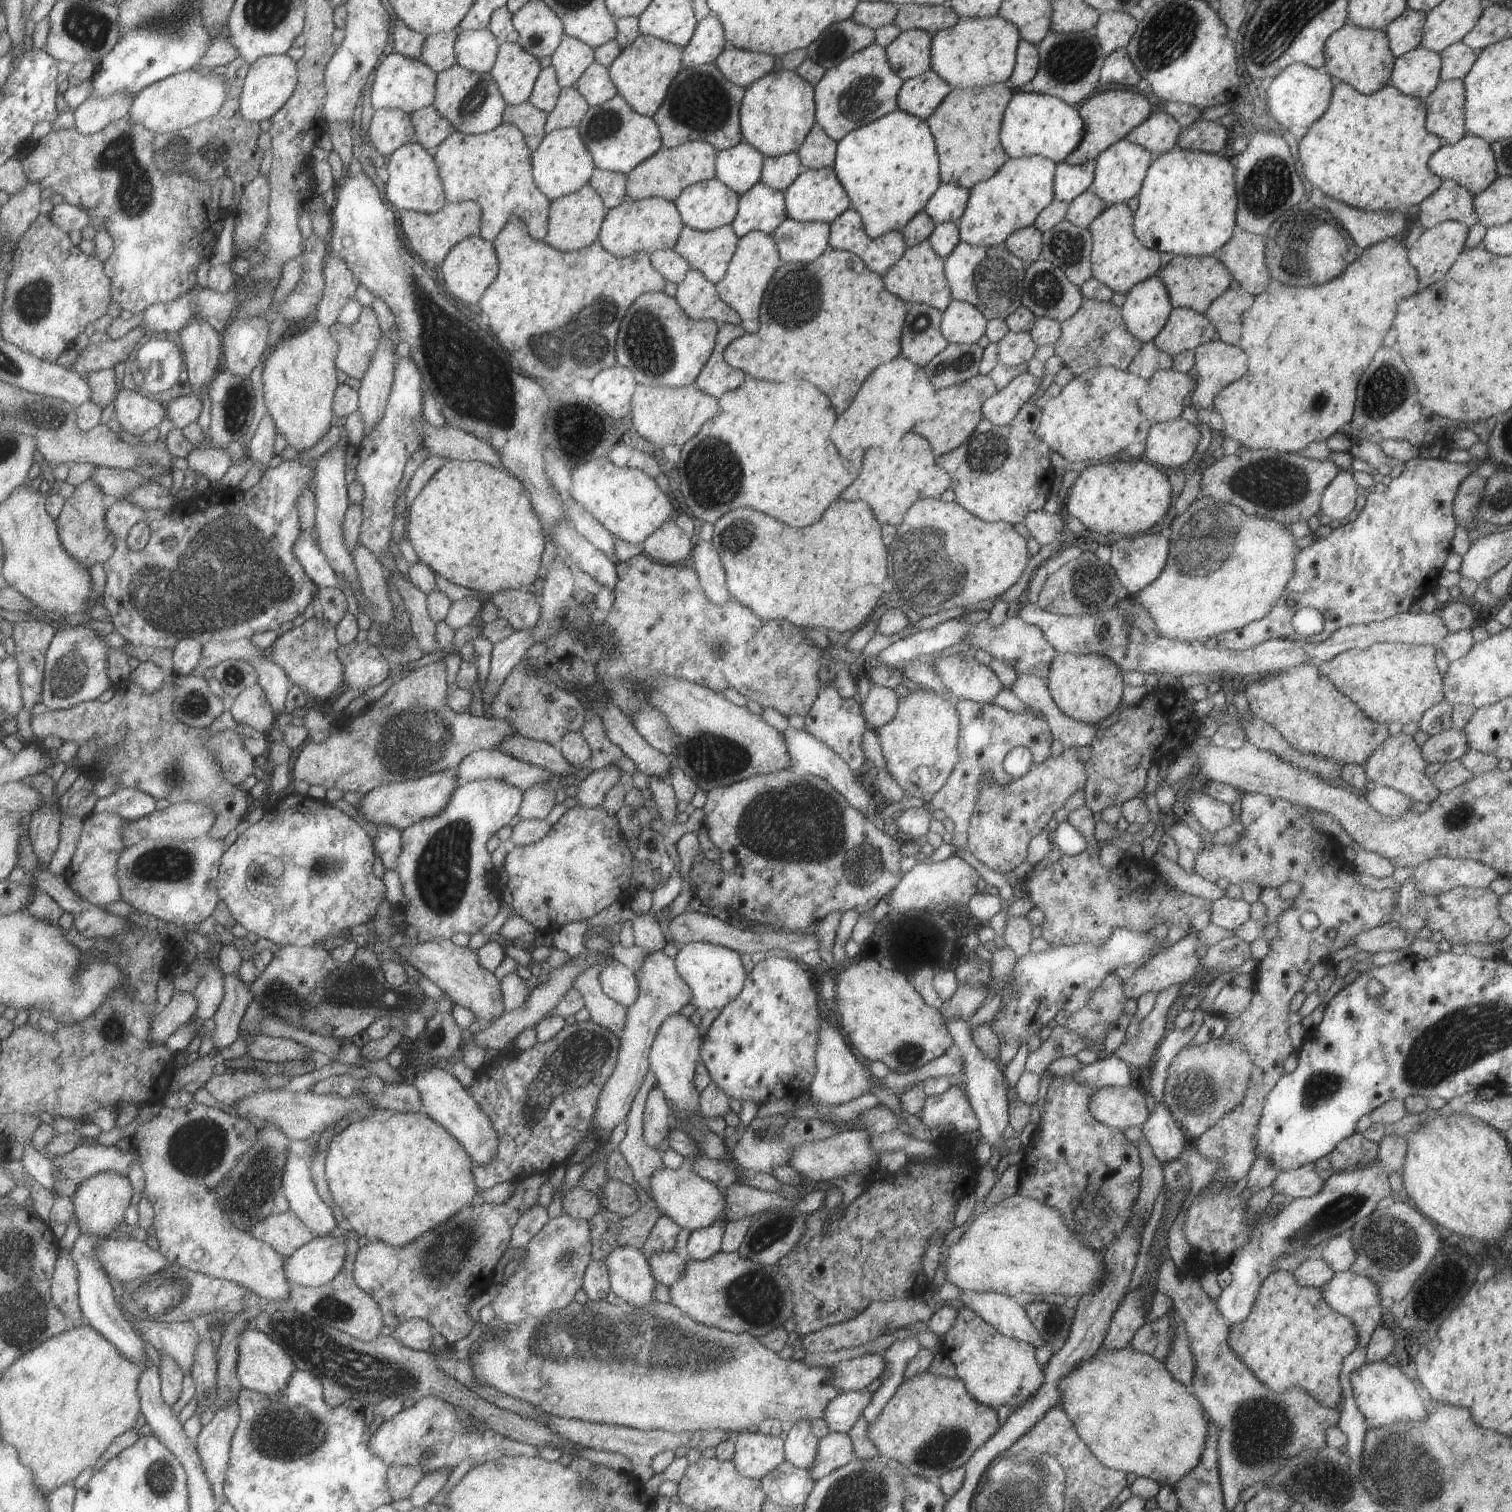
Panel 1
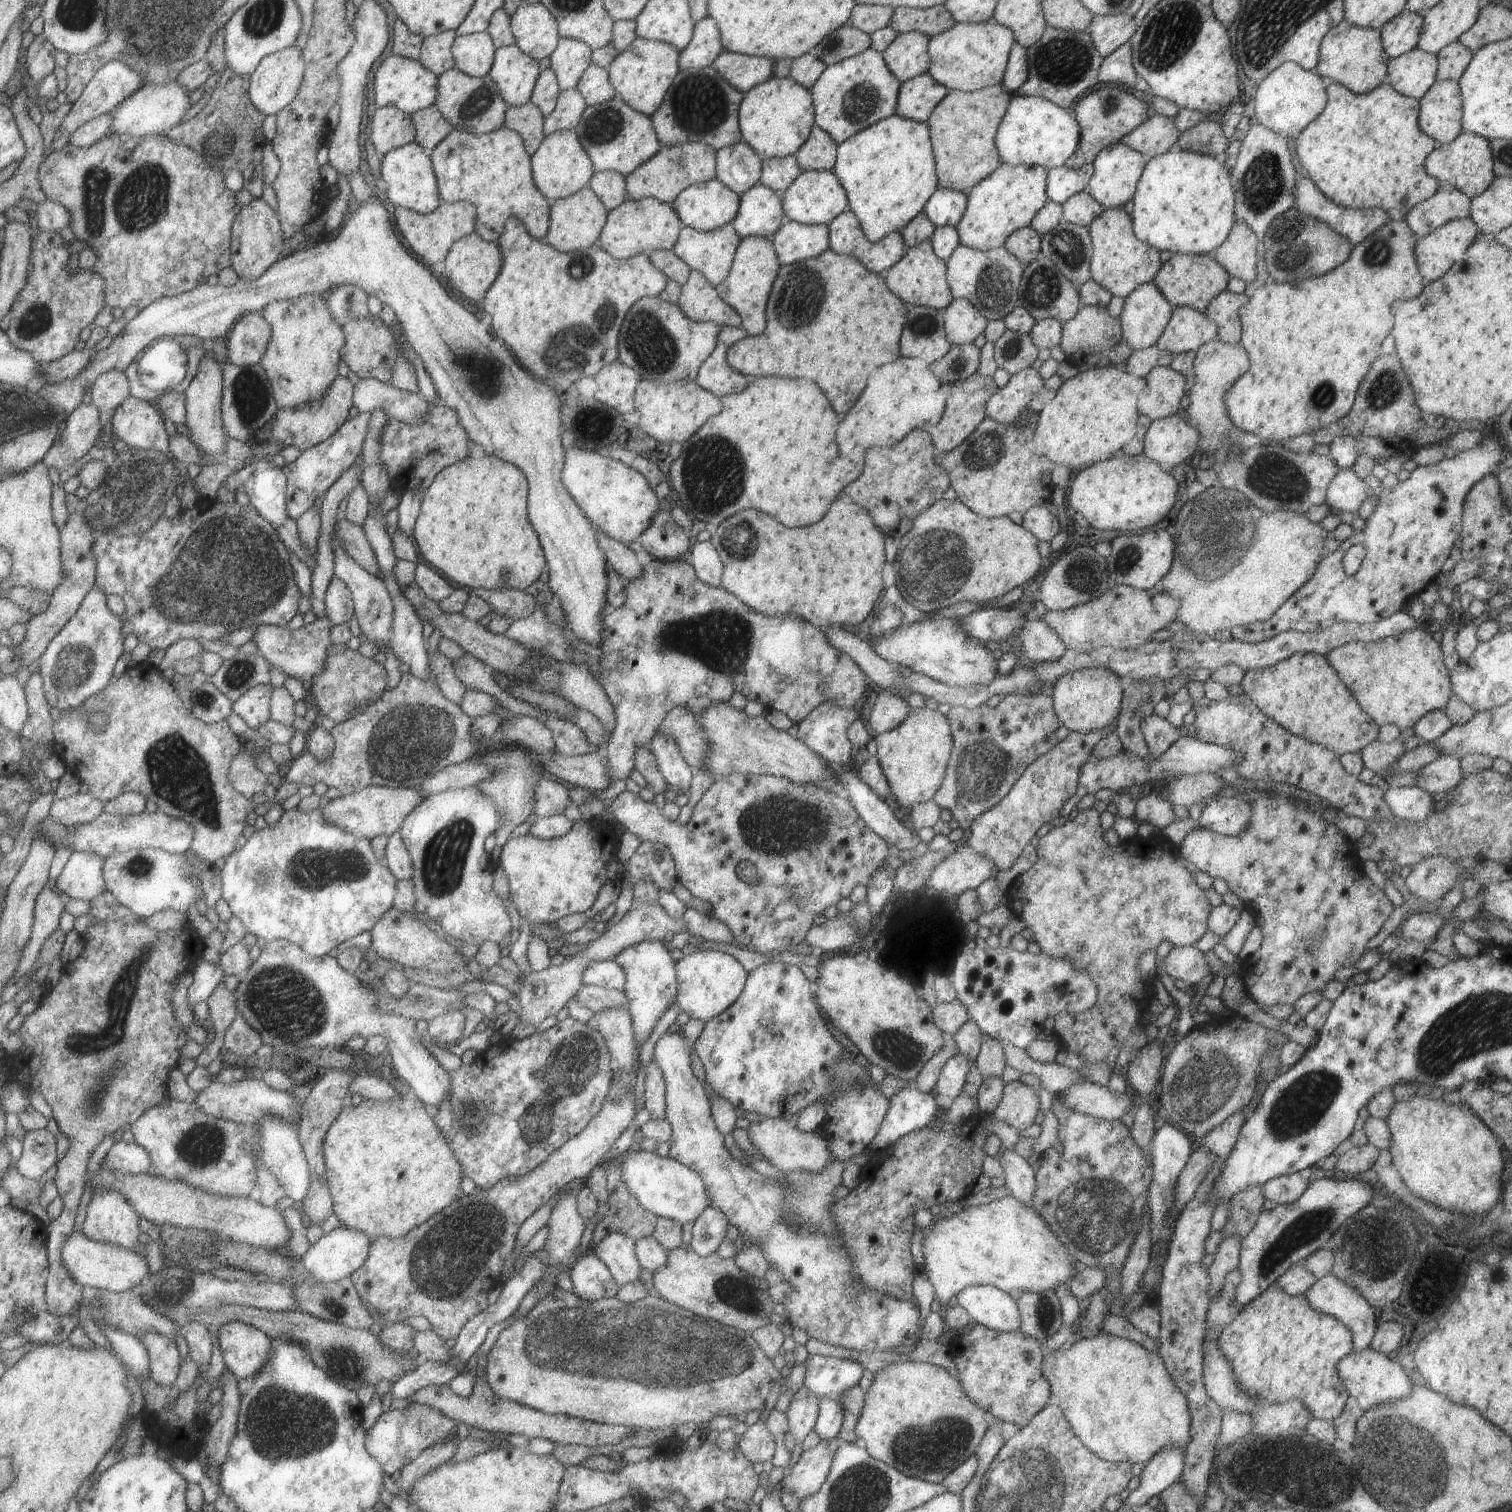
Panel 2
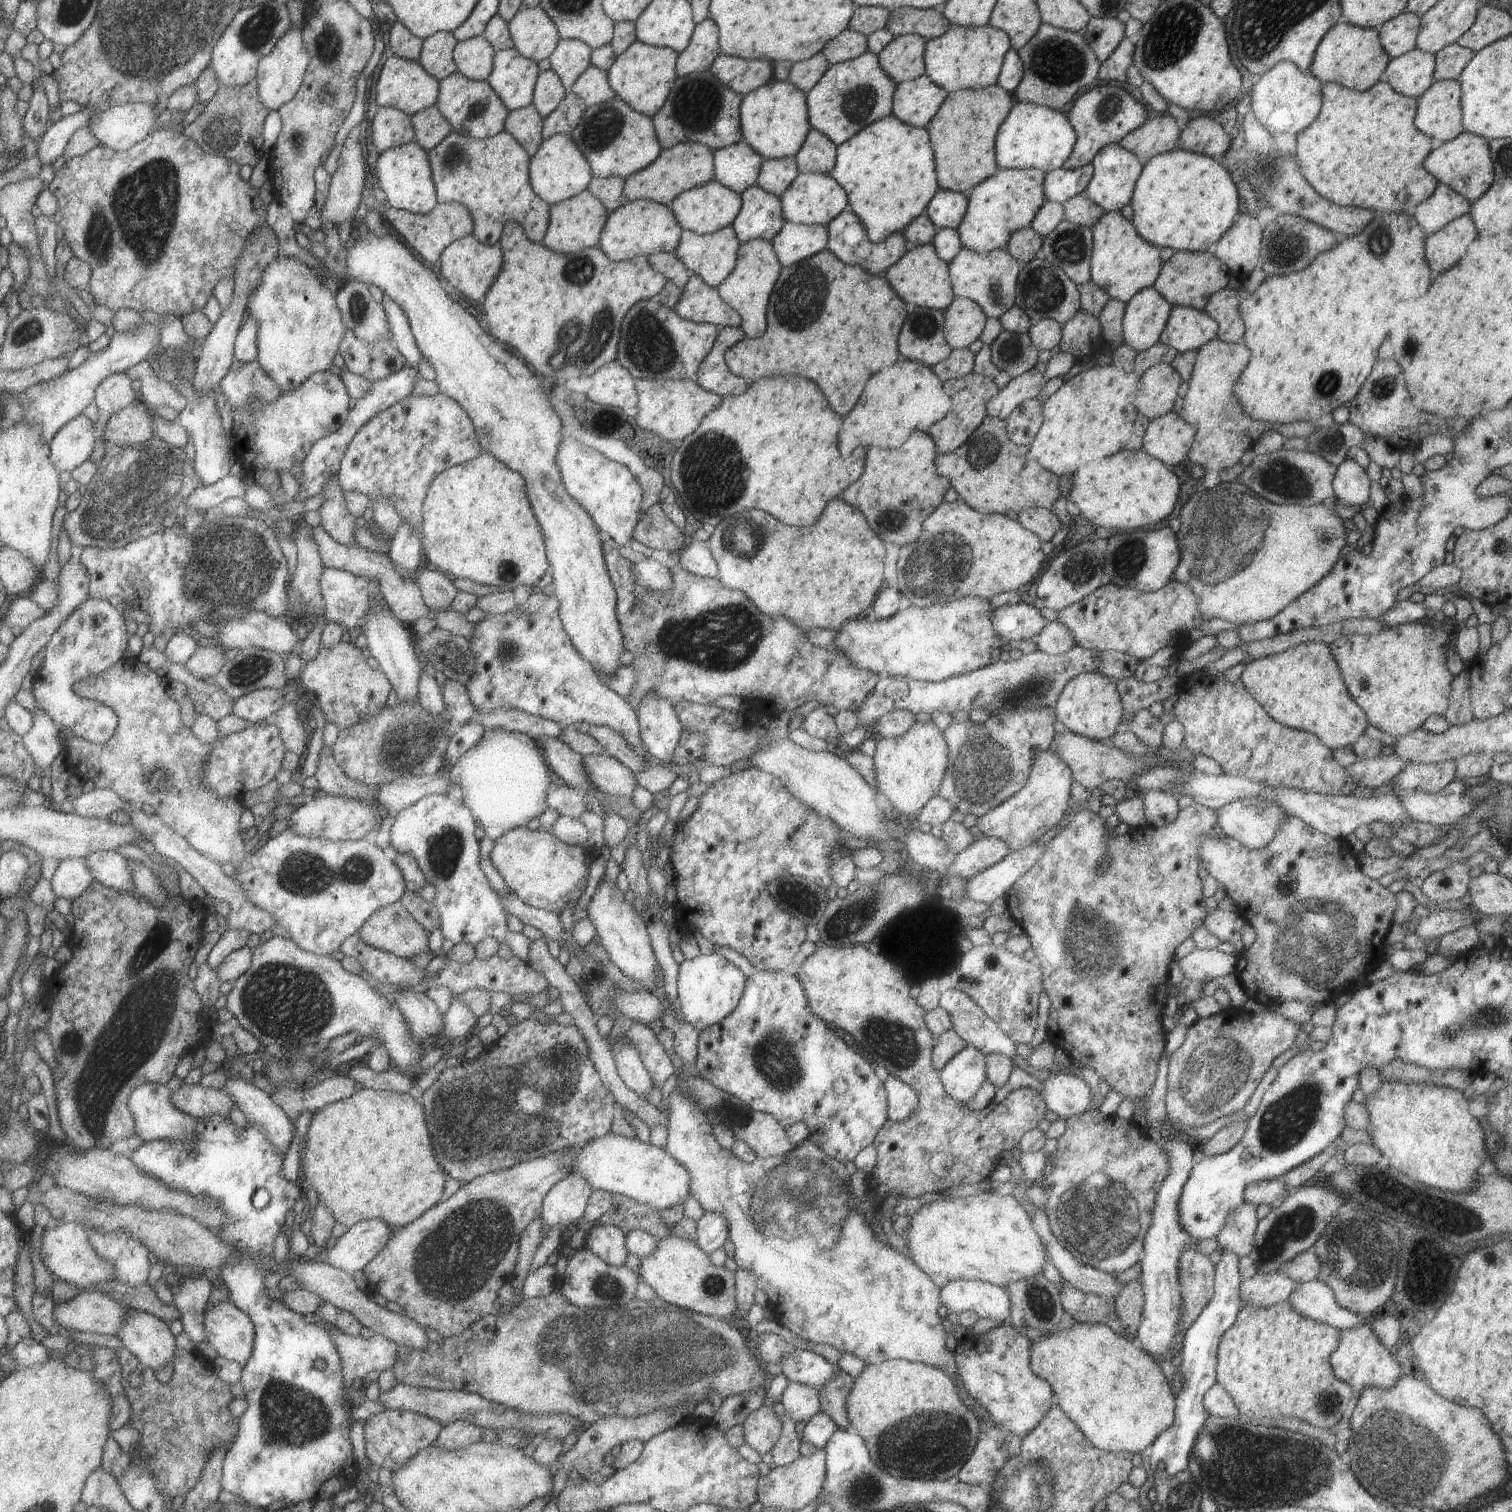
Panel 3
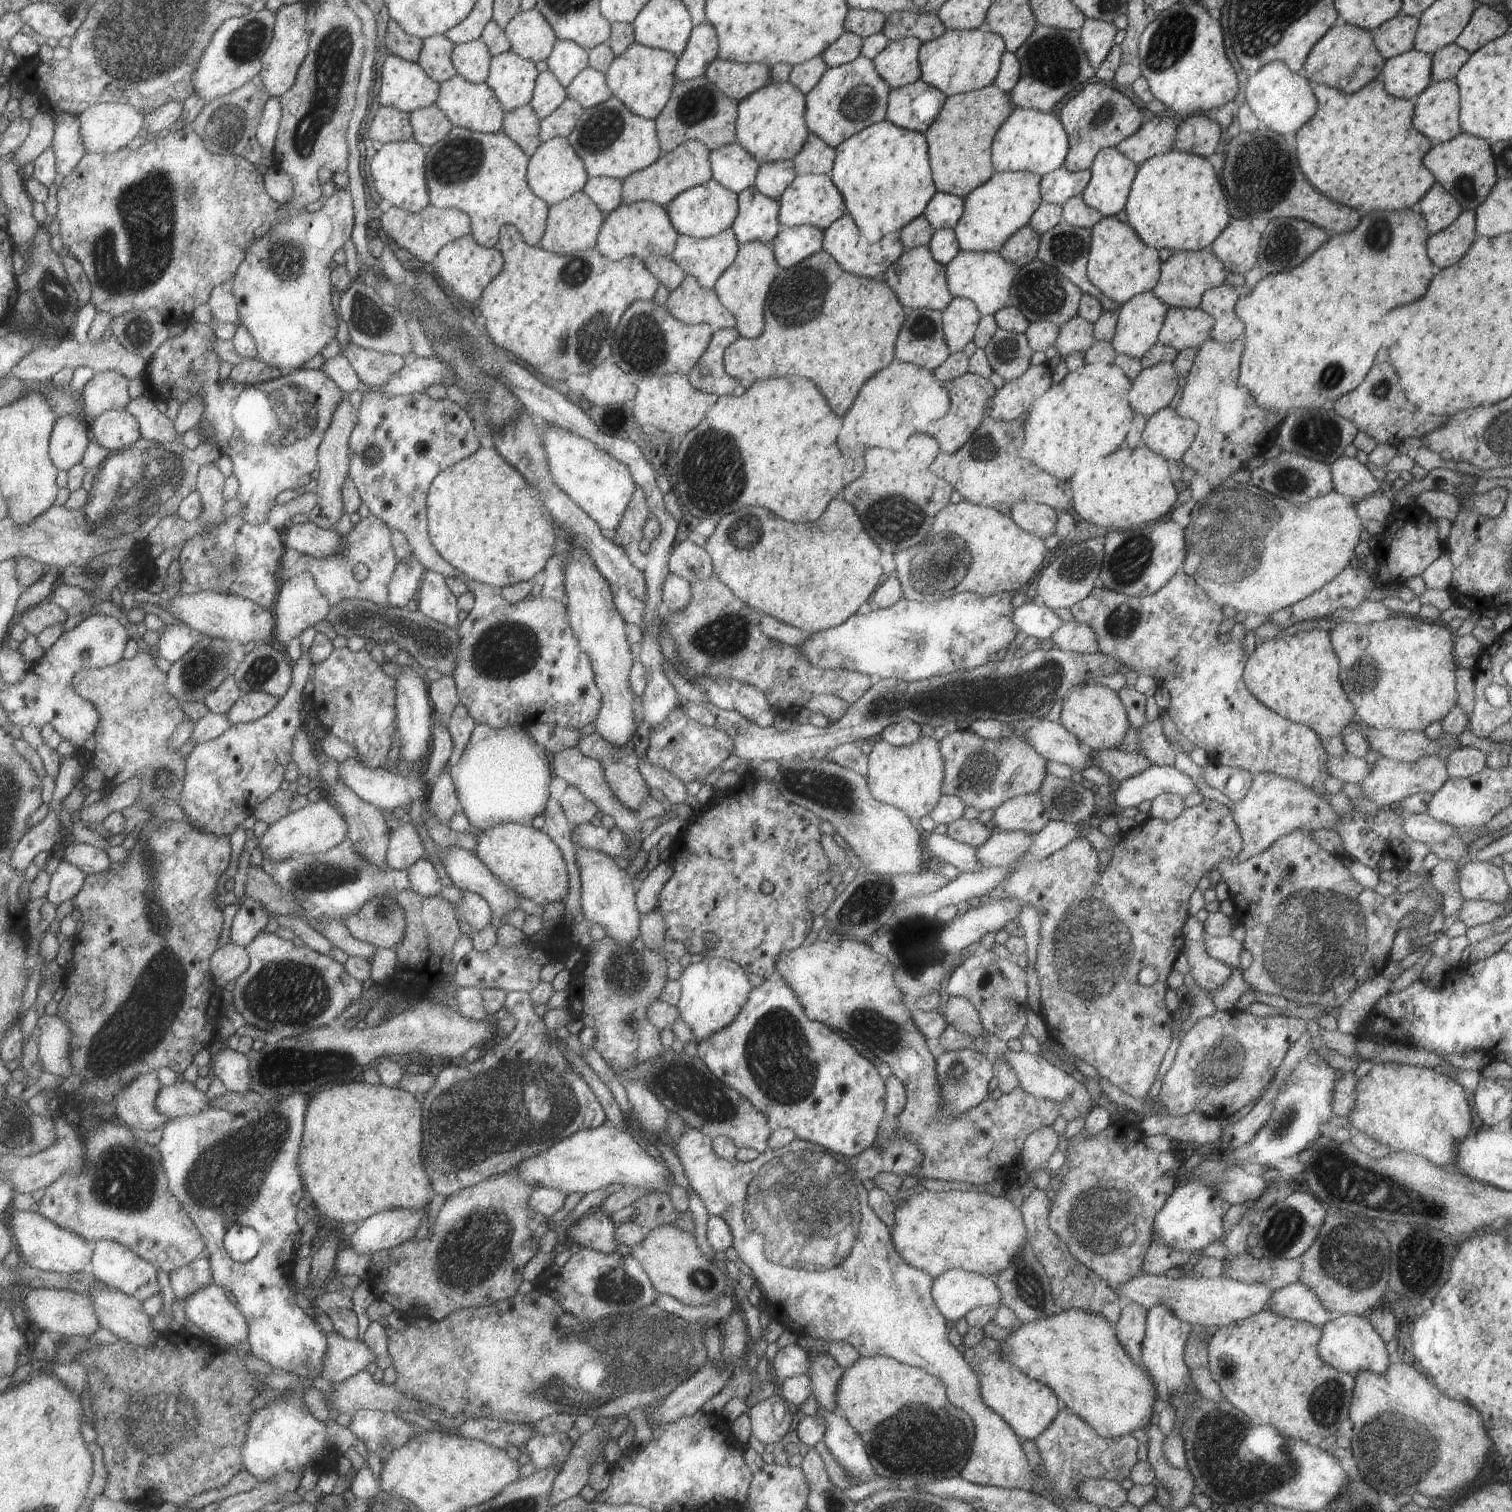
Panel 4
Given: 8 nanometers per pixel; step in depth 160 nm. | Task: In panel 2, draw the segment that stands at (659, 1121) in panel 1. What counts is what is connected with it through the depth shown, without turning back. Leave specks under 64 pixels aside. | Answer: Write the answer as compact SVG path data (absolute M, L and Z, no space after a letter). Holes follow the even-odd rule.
M651 1060L645 1069L645 1092L643 1092L644 1108L649 1112L651 1120L663 1120L665 1116L665 1084L659 1066Z

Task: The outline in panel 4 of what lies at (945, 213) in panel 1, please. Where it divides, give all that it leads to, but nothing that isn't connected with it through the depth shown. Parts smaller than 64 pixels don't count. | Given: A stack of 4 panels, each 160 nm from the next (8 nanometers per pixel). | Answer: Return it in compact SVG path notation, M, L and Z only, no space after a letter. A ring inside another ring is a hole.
M935 191L923 211L923 217L934 229L954 229L963 215L964 200L957 195Z

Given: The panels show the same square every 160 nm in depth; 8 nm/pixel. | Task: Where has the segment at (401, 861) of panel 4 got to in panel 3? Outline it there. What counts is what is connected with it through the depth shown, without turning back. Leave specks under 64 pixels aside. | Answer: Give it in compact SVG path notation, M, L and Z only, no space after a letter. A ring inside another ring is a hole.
M456 793L428 795L394 817L389 846L394 852L411 856L427 885L435 887L431 904L437 910L443 938L453 945L465 942L475 946L479 940L492 937L498 944L505 944L512 956L527 963L530 942L522 934L507 931L507 914L501 908L501 900L479 868L479 841L474 836L477 824L463 800Z

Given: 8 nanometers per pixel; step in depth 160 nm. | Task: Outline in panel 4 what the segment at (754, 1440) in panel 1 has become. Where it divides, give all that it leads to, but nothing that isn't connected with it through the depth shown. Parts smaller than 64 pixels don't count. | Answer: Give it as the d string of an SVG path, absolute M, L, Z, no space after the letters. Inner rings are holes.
M771 1395L748 1408L750 1434L763 1445L775 1444L789 1430L793 1408L782 1397Z

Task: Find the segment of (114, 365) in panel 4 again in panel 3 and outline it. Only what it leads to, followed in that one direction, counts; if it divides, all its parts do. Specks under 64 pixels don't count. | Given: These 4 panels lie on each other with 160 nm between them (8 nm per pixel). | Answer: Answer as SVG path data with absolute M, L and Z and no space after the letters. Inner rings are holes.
M141 360L127 368L124 374L130 380L139 380L141 387L138 398L142 399L151 411L157 407L168 407L177 413L181 412L185 408L185 398L171 386L171 383L159 380L153 374L153 368L154 366L147 361Z

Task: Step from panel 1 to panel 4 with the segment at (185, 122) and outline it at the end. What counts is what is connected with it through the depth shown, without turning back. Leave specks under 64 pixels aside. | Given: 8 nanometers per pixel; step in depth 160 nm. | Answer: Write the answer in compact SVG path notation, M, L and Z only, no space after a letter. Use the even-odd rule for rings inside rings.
M99 103L82 115L82 139L89 153L112 153L143 133L145 116L132 106Z

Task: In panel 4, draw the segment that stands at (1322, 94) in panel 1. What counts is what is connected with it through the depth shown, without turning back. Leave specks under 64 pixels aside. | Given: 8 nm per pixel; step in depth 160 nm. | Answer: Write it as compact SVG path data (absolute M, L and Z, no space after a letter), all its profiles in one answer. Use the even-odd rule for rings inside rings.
M1280 60L1268 62L1259 70L1248 74L1245 85L1245 102L1260 120L1261 126L1284 135L1295 132L1315 114L1317 103L1312 93L1313 84L1302 73L1291 72Z

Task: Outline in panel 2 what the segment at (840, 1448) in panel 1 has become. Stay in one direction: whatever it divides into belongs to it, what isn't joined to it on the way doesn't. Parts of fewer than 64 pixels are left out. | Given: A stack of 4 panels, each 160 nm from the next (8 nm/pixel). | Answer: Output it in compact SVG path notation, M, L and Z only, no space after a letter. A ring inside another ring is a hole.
M837 1438L820 1441L814 1448L804 1449L799 1460L786 1468L779 1480L782 1490L801 1499L815 1494L822 1486L837 1450Z

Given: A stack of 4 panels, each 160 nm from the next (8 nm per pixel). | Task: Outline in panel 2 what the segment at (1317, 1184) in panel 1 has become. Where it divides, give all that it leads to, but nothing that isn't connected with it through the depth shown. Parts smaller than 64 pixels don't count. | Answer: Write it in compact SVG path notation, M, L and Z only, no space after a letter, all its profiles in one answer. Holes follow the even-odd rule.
M1293 1172L1293 1174L1271 1178L1264 1184L1261 1184L1261 1194L1263 1194L1263 1198L1275 1202L1276 1205L1291 1203L1303 1194L1303 1190L1307 1188L1309 1183L1309 1180L1307 1182L1301 1180L1299 1172Z

